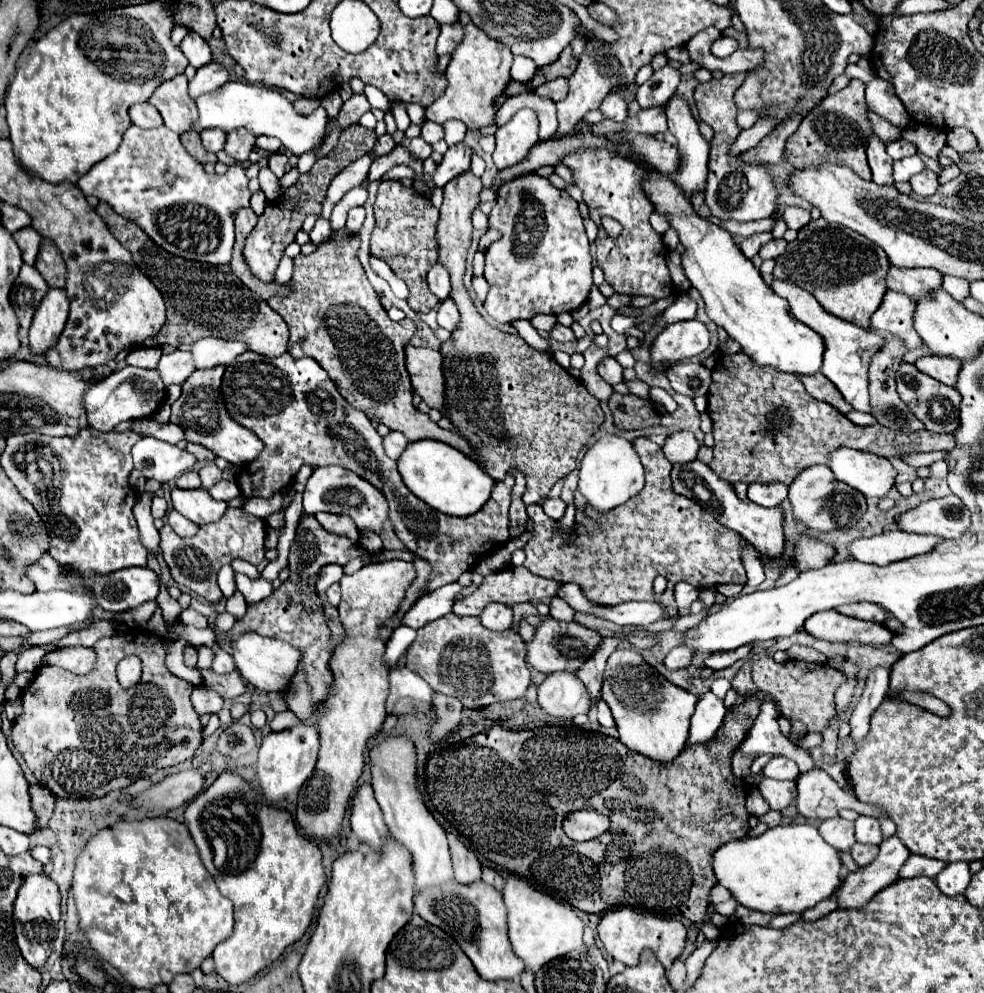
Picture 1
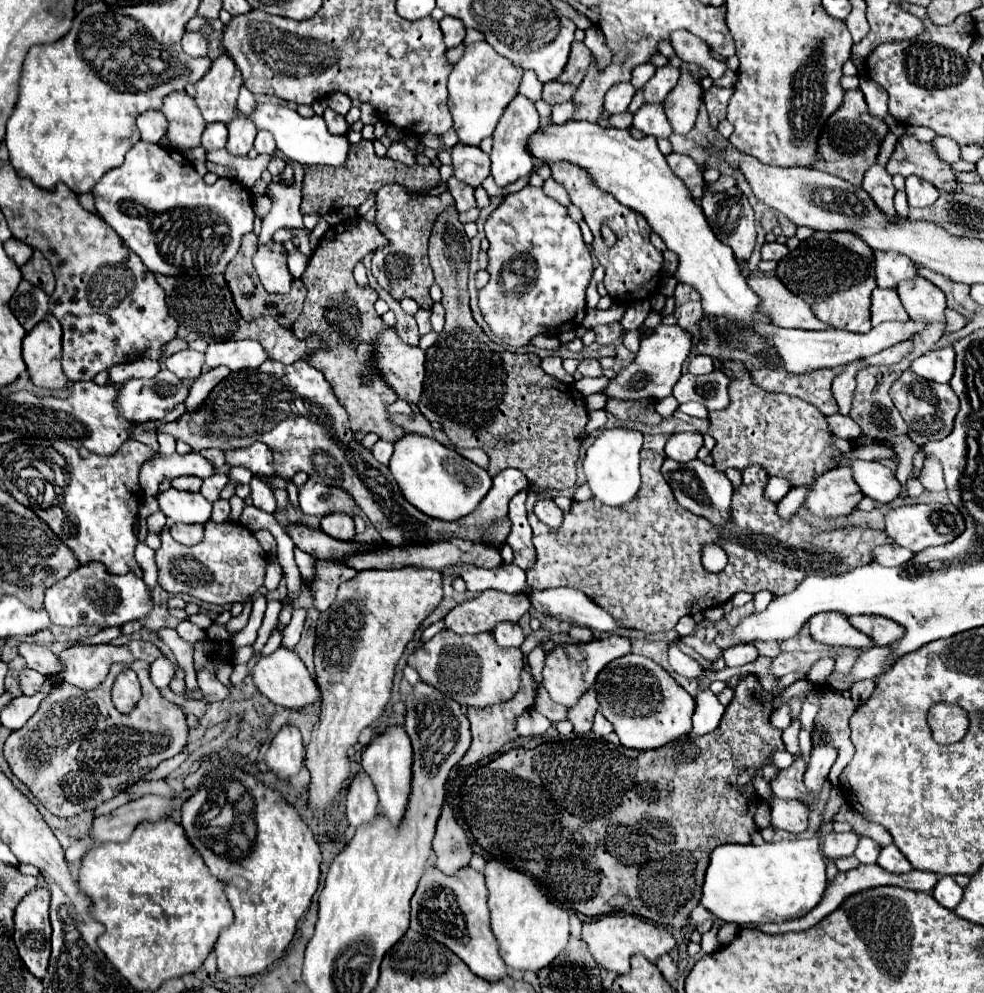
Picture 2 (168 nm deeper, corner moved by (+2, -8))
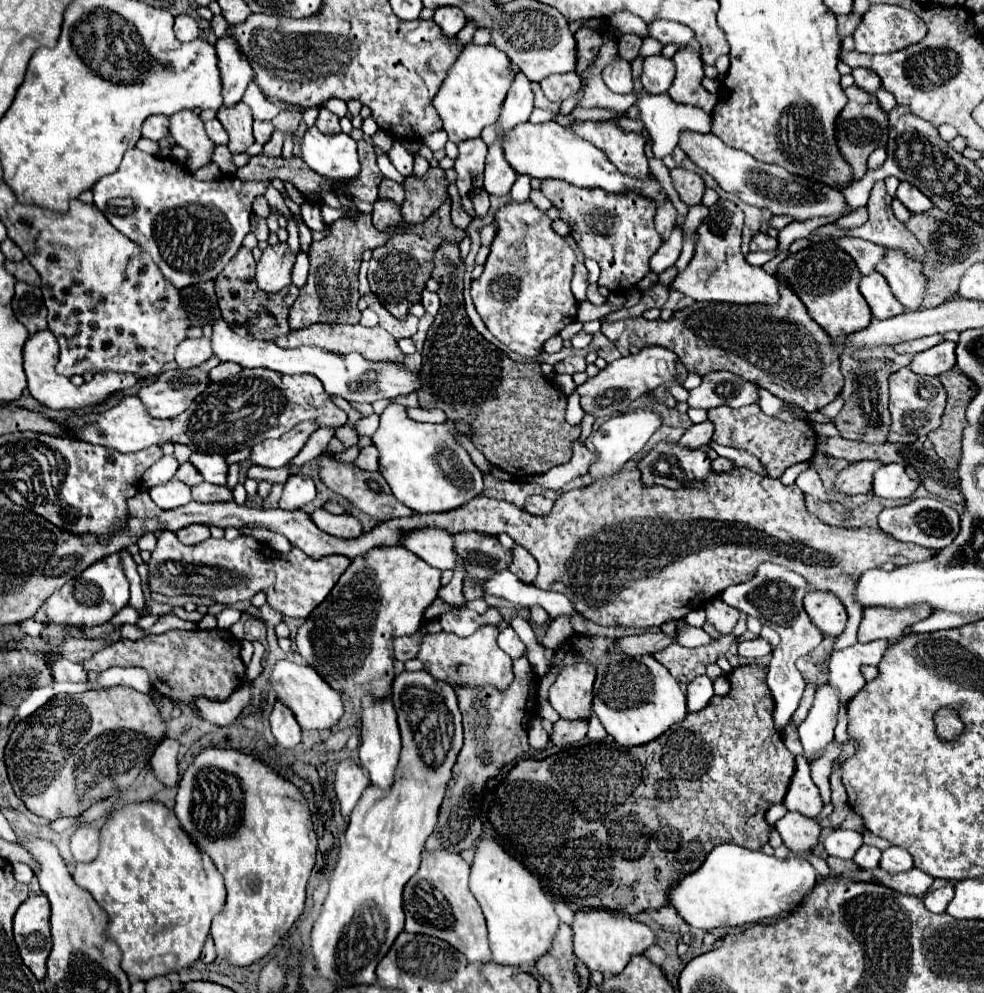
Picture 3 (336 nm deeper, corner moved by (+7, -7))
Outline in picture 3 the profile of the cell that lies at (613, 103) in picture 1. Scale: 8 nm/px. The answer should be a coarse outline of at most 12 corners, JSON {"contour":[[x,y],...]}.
{"contour":[[613,60],[603,82],[615,94],[631,94],[631,64]]}

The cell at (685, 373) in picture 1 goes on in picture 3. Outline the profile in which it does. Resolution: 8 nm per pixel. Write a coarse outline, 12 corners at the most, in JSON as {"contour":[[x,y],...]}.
{"contour":[[709,372],[689,390],[691,408],[741,408],[757,386],[731,372]]}

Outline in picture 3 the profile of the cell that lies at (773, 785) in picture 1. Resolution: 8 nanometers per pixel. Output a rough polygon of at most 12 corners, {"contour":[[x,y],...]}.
{"contour":[[787,812],[773,826],[797,854],[817,844],[821,826]]}

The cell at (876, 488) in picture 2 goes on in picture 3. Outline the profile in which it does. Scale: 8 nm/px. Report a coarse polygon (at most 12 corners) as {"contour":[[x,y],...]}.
{"contour":[[885,464],[873,476],[879,498],[907,498],[919,482],[901,464]]}

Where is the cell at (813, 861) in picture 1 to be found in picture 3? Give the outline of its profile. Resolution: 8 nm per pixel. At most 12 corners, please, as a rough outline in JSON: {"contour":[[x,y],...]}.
{"contour":[[719,844],[669,900],[713,930],[779,920],[815,884],[805,856]]}

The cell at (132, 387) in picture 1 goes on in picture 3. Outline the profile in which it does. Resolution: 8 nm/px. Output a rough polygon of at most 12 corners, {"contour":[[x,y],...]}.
{"contour":[[199,368],[167,370],[137,392],[153,418],[181,414],[207,388]]}

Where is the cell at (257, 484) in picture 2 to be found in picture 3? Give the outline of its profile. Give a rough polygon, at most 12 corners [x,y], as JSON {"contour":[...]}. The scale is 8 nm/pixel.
{"contour":[[293,474],[279,508],[297,510],[315,498],[309,476]]}

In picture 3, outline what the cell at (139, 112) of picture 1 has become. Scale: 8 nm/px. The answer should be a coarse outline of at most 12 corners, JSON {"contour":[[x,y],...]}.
{"contour":[[149,116],[141,136],[161,140],[169,134],[167,116]]}

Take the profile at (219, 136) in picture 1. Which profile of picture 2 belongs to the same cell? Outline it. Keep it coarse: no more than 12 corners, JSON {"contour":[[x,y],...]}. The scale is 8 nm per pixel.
{"contour":[[208,123],[202,135],[206,151],[222,149],[228,141],[224,123]]}

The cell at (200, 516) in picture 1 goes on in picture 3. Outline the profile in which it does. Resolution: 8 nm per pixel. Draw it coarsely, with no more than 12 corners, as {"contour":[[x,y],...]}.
{"contour":[[177,478],[153,486],[149,496],[163,510],[193,500],[191,488]]}

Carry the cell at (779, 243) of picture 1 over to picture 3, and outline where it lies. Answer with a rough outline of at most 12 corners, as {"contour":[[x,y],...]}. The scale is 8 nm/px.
{"contour":[[757,232],[751,240],[751,252],[773,252],[777,238]]}

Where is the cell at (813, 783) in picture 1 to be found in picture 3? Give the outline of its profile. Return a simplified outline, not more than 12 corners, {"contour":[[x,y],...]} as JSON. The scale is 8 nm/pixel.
{"contour":[[823,684],[797,728],[811,762],[833,742],[837,690]]}

